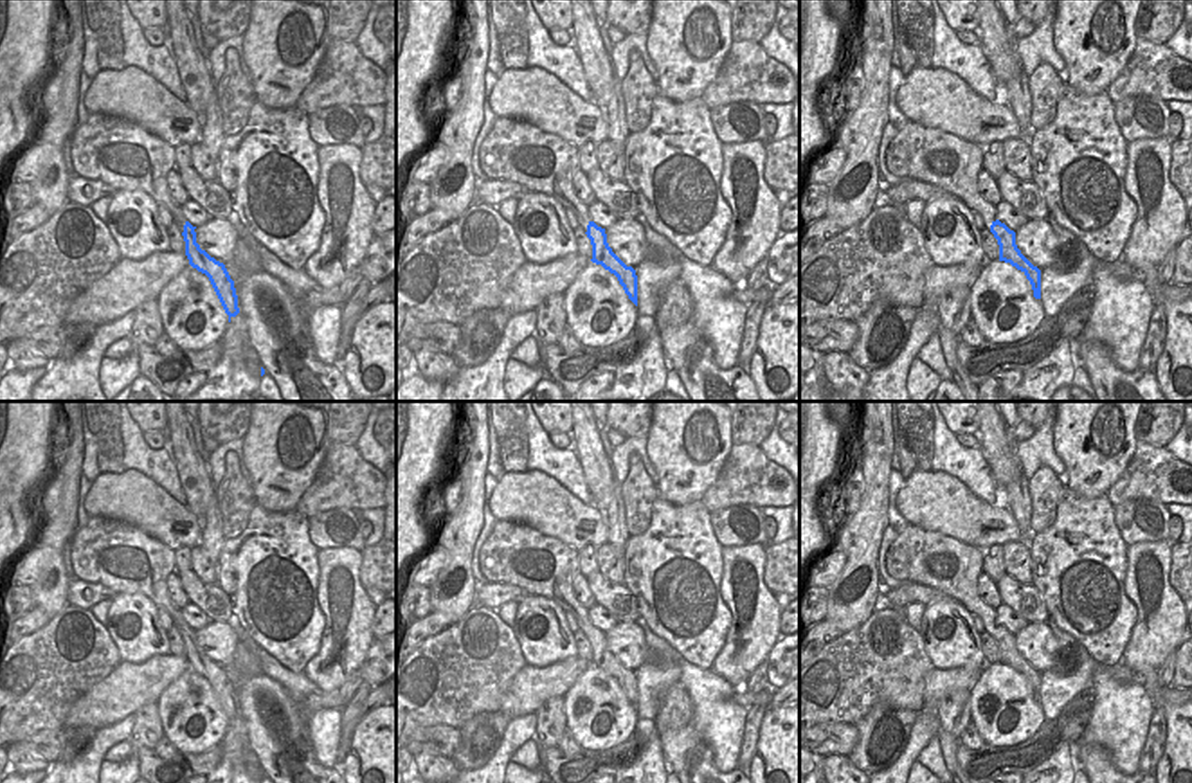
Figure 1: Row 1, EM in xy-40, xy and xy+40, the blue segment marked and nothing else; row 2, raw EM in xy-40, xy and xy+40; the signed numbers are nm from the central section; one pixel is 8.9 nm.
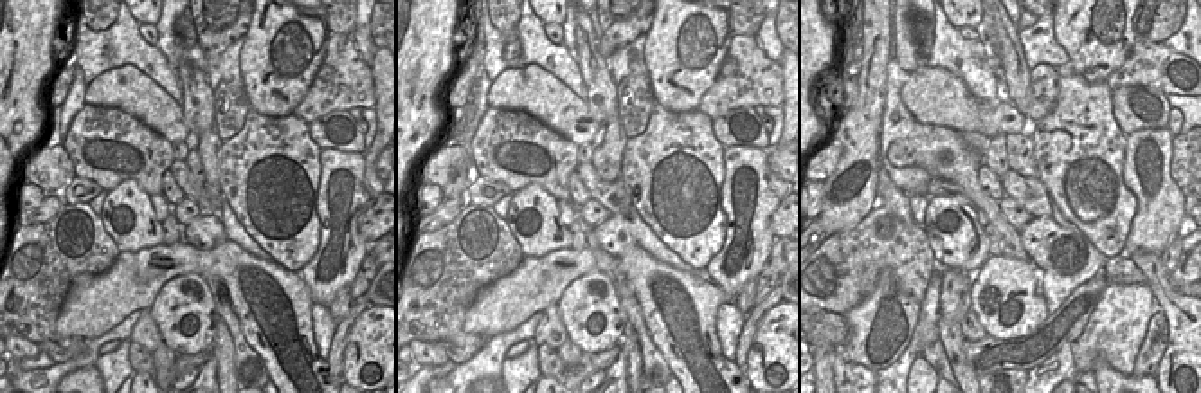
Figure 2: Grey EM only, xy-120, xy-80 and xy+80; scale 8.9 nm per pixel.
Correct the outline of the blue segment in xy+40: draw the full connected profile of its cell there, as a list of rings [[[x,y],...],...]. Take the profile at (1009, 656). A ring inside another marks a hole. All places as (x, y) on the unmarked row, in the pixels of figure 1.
[[[908,524],[886,553],[886,571],[891,578],[942,590],[983,621],[987,634],[999,648],[999,664],[1021,673],[1041,702],[1041,673],[1017,652],[1016,635],[996,619],[996,608],[978,594],[978,576],[983,572],[983,551],[938,531]]]

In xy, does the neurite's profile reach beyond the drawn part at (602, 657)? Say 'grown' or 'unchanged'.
grown

